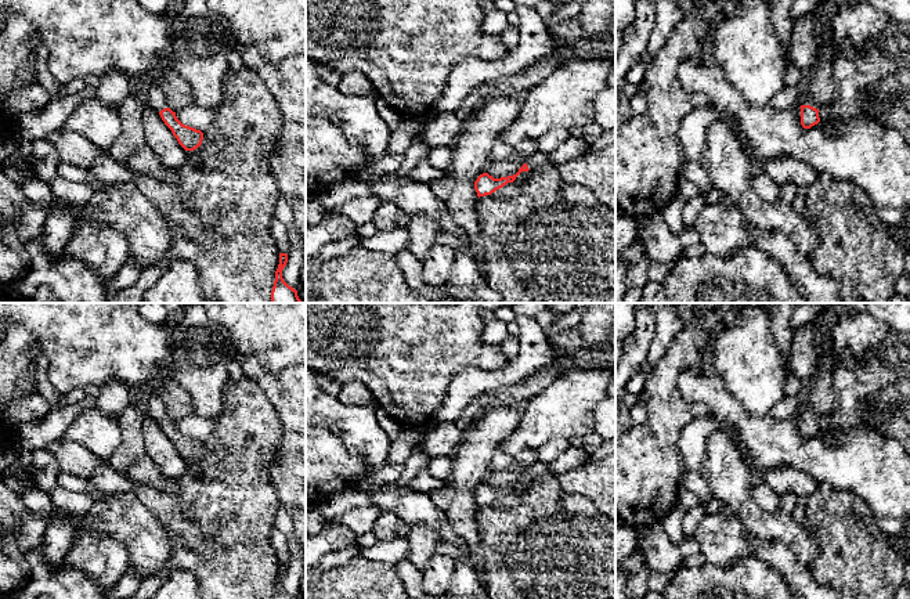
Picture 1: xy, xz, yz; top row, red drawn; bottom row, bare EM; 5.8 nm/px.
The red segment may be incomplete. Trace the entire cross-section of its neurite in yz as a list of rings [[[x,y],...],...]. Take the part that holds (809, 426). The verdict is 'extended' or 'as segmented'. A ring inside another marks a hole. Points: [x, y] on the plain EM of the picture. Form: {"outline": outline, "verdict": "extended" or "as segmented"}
{"outline": [[[802,404],[798,409],[801,418],[801,434],[804,439],[810,439],[820,432],[819,418],[810,405]]], "verdict": "extended"}

